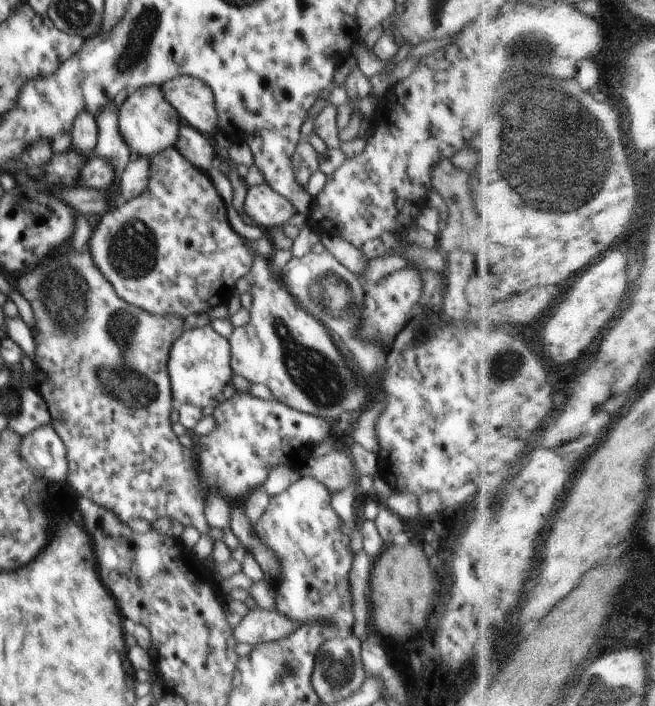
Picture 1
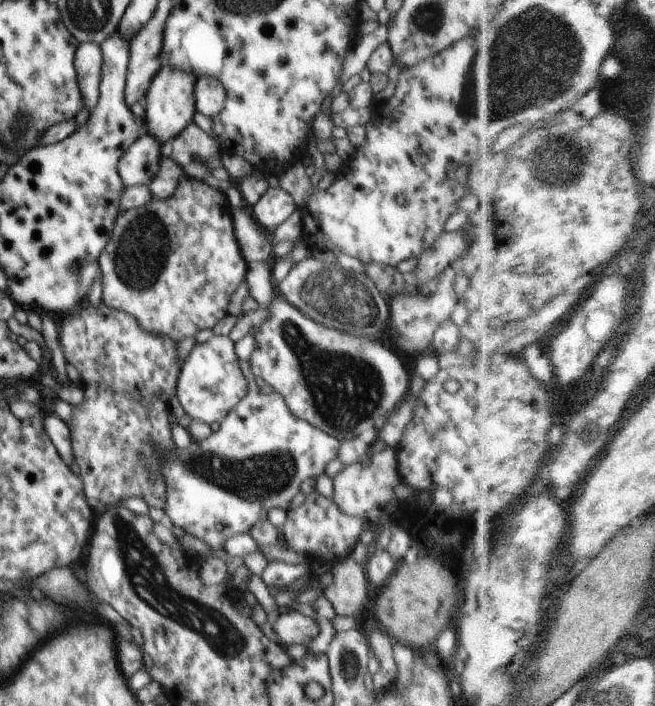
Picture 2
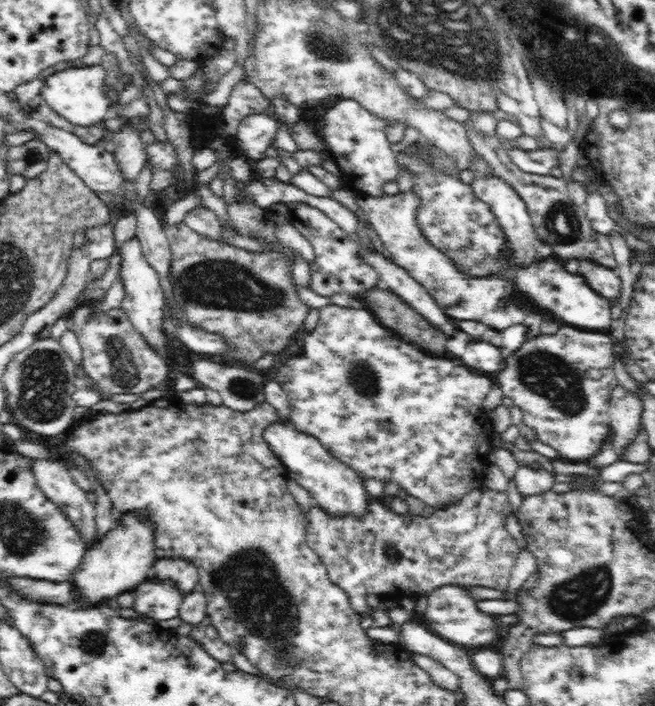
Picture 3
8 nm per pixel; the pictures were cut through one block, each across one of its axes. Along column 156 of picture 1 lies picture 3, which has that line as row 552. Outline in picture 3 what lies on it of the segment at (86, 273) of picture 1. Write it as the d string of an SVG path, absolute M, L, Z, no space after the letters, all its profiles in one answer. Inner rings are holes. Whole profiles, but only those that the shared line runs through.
M484 486L480 490L465 494L454 506L435 510L430 516L412 515L411 524L406 525L402 514L390 509L386 500L371 498L368 510L357 518L353 514L332 516L313 504L307 512L305 524L307 545L326 565L328 578L348 595L348 601L358 613L366 613L368 594L382 600L394 600L396 592L406 596L413 594L428 596L433 590L443 586L461 587L484 586L504 591L510 582L510 574L521 548L504 525L502 514L512 512L507 493L500 493Z

